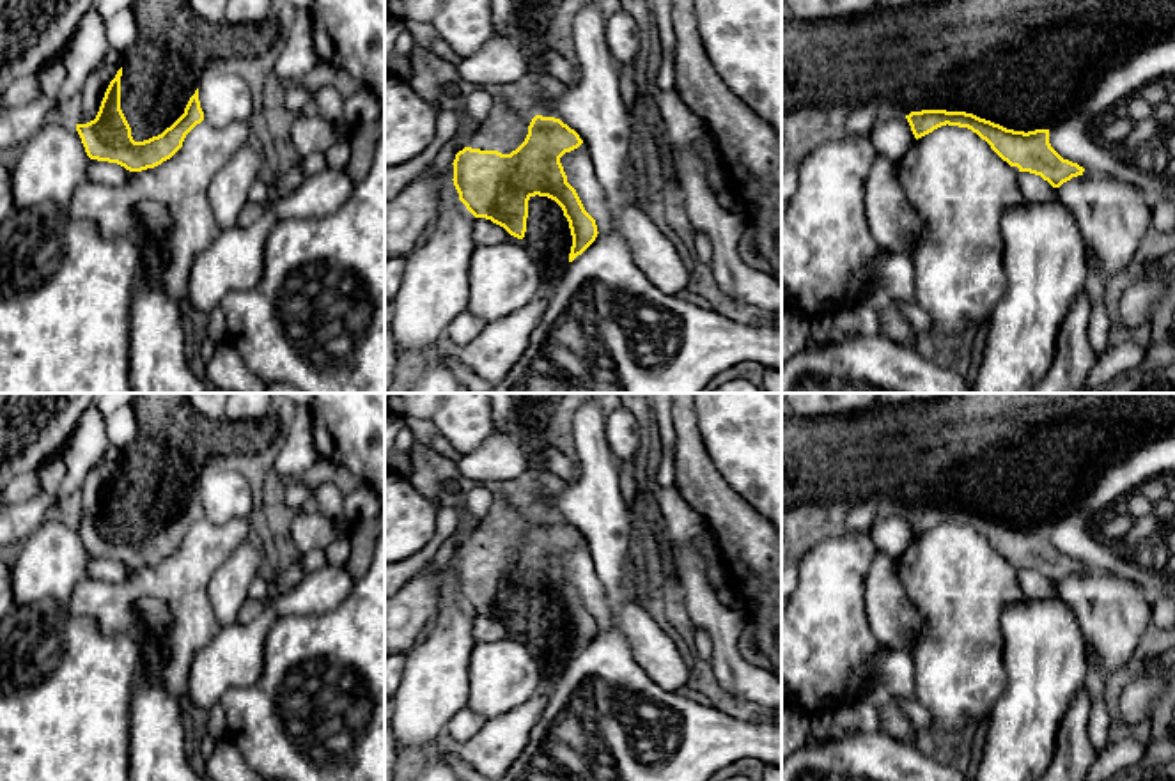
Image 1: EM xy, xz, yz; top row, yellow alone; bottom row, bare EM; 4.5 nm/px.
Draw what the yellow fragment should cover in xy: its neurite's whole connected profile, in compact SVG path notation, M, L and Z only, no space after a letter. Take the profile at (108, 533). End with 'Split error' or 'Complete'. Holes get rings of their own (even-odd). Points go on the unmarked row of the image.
M122 464L110 478L96 515L76 521L76 528L90 556L117 560L129 568L154 565L170 556L183 544L186 531L204 517L198 485L170 524L158 533L135 538L121 506L121 473Z. Complete

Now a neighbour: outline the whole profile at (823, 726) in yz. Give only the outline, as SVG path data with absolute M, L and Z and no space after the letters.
M821 712L812 715L810 733L815 740L828 740L837 735L833 712Z

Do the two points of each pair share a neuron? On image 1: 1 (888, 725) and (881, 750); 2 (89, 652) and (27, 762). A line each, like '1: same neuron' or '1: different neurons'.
1: different neurons
2: same neuron

